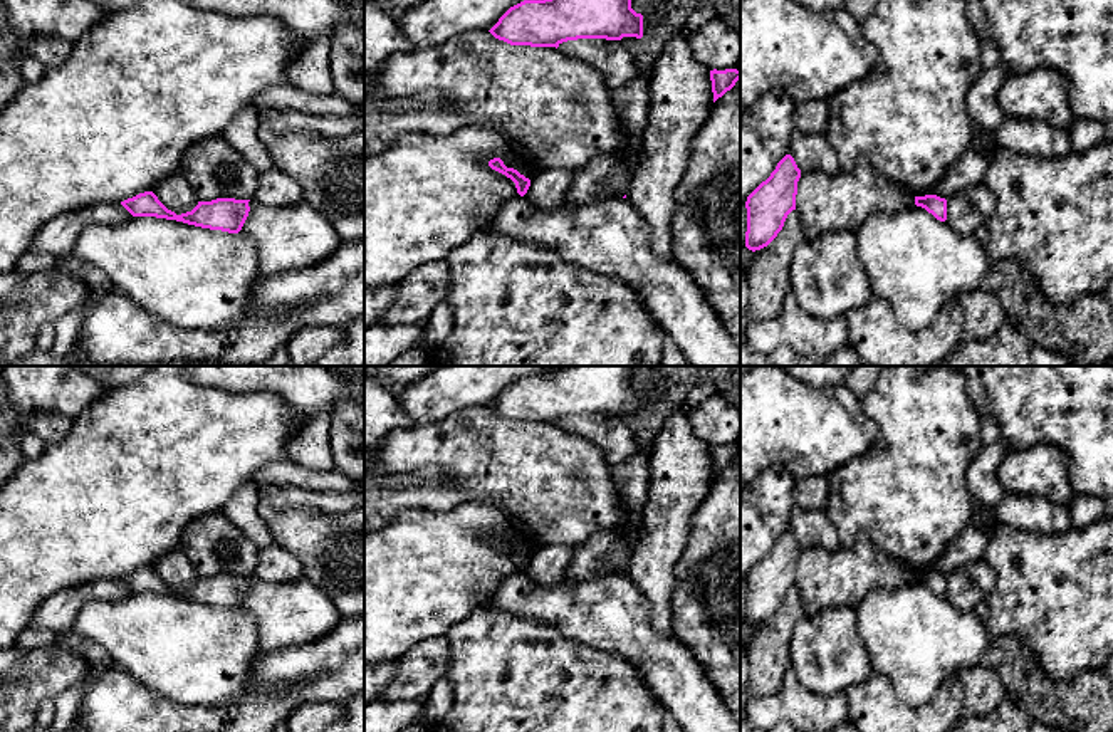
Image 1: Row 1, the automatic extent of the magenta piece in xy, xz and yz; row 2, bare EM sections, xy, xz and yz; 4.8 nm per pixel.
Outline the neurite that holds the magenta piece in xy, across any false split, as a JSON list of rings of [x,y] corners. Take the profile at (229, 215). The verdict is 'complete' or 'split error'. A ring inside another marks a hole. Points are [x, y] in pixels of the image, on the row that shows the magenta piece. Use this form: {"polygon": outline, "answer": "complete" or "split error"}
{"polygon": [[[153,191],[139,193],[121,201],[121,205],[133,217],[156,217],[176,220],[188,225],[238,233],[248,217],[250,200],[217,198],[212,201],[198,201],[198,205],[186,213],[176,215],[168,210]]], "answer": "complete"}

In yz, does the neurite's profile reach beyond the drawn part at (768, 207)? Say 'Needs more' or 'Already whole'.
Already whole

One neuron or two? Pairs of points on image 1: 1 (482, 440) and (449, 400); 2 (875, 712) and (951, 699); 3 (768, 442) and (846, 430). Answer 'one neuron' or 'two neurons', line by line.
1: two neurons
2: one neuron
3: one neuron

